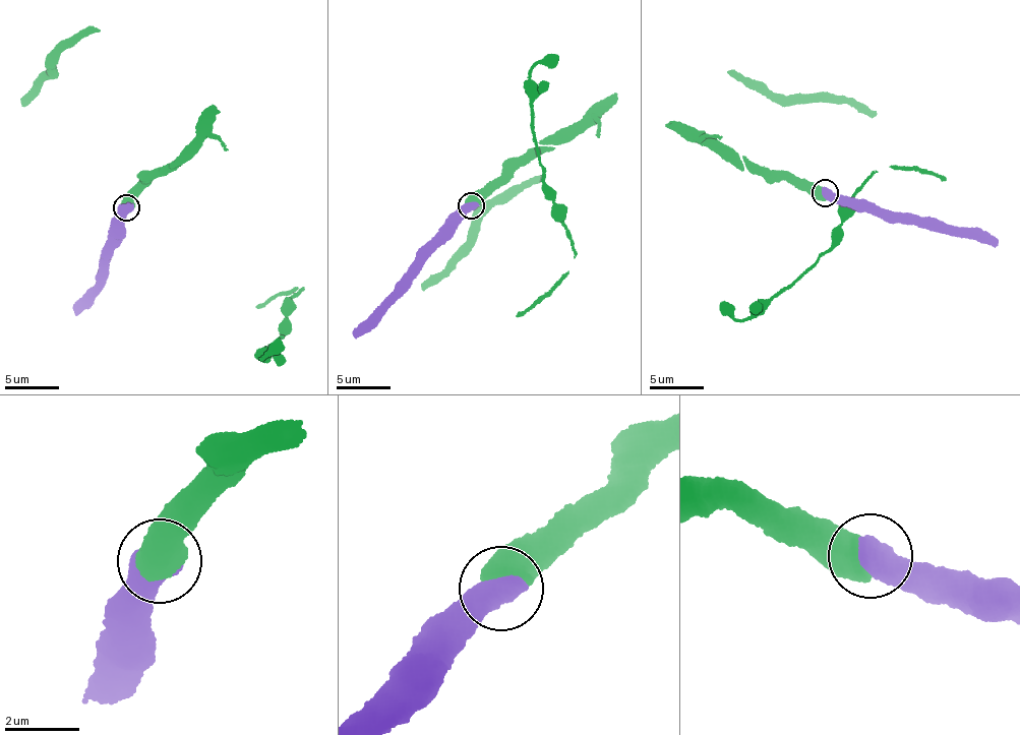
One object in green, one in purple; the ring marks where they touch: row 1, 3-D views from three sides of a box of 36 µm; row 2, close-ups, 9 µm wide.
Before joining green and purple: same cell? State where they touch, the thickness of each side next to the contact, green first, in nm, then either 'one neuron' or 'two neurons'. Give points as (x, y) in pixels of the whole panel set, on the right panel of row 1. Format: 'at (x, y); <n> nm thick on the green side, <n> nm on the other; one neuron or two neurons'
at (825, 193); 700 nm thick on the green side, 750 nm on the other; one neuron

